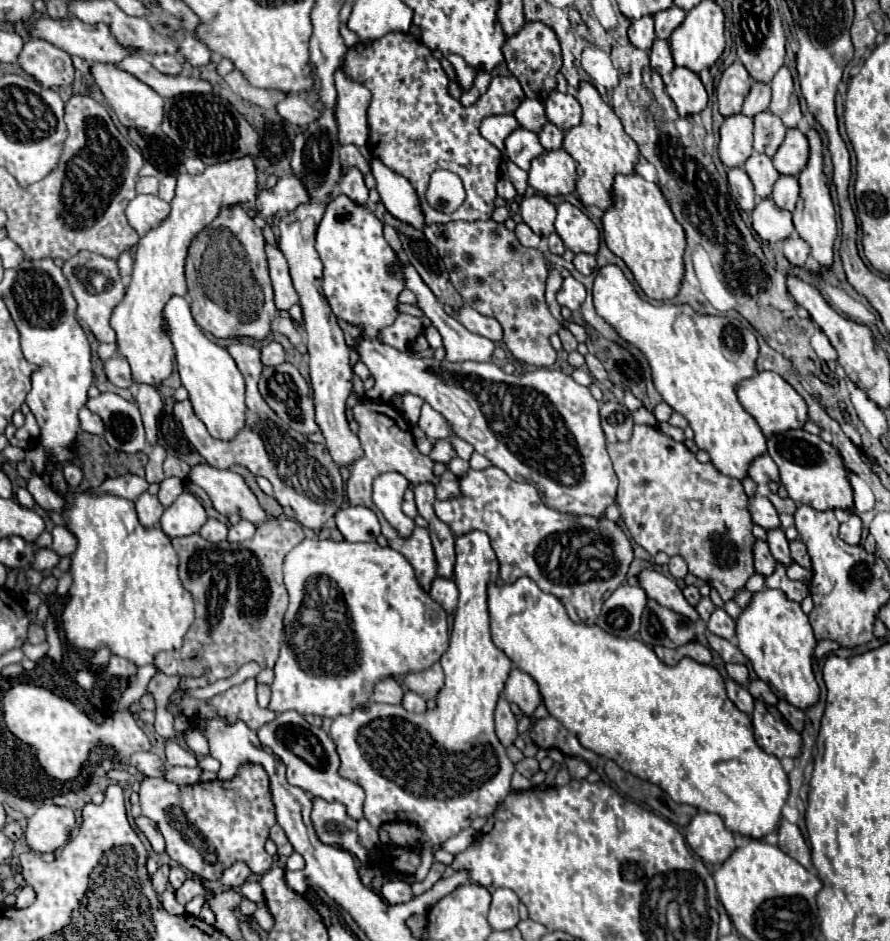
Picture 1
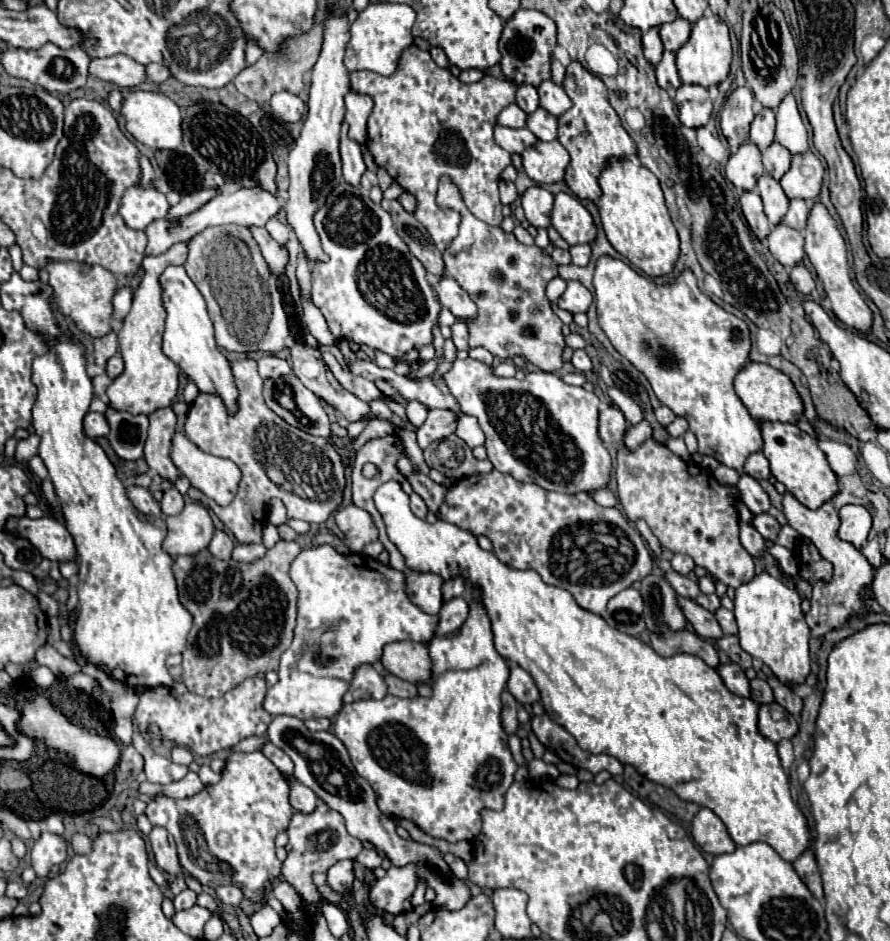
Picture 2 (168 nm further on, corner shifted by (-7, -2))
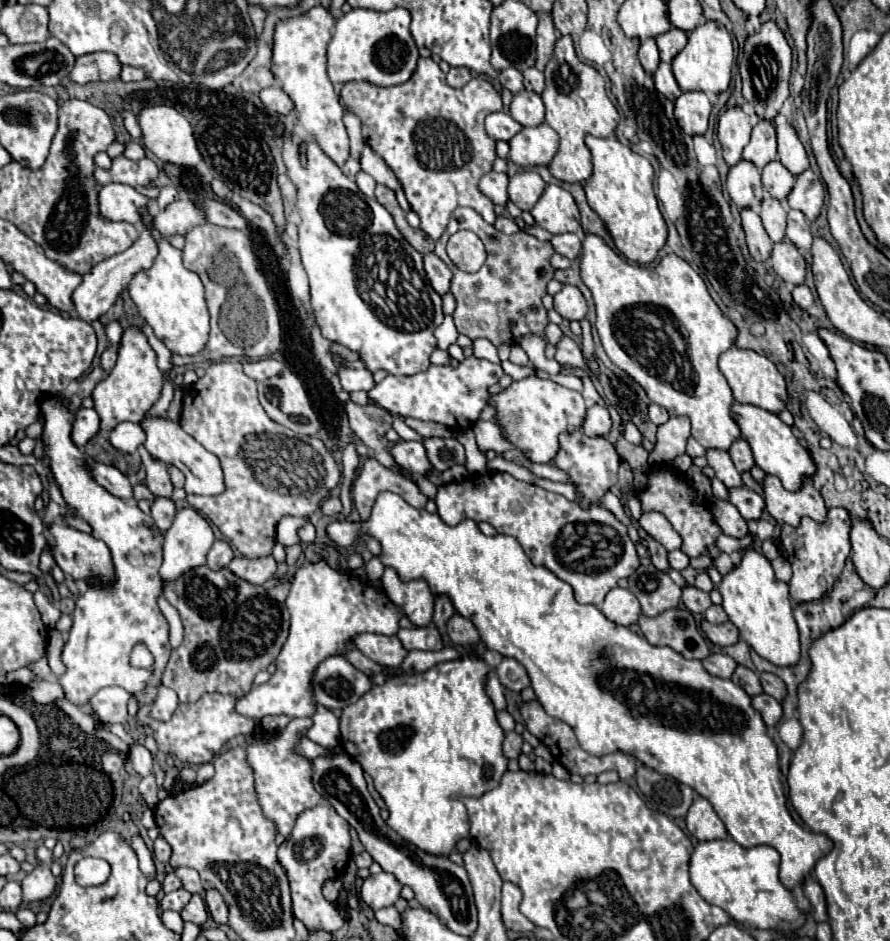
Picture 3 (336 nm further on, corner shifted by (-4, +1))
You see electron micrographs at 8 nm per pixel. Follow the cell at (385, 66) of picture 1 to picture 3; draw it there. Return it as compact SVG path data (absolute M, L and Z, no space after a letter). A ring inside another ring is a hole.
M419 58L417 72L405 82L389 88L381 88L377 84L369 84L365 80L357 82L351 80L341 90L343 104L351 106L353 112L363 122L363 138L365 142L387 162L387 166L393 170L393 174L399 178L405 196L411 204L411 208L421 218L421 230L427 232L433 240L439 240L445 232L451 214L457 206L469 206L477 210L485 222L495 222L495 210L493 202L479 190L479 180L485 176L485 172L493 170L493 162L497 158L495 154L495 140L491 140L485 132L485 118L493 112L499 112L503 108L499 90L483 80L483 78L471 78L463 88L451 88L445 80L445 74L441 72L439 64L433 58Z

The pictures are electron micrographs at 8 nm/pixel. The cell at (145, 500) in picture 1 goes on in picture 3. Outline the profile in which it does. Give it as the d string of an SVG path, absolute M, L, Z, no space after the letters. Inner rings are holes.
M89 460L91 464L91 472L95 476L95 480L113 496L119 496L123 500L133 500L133 486L129 482L129 478L117 470L115 466L105 466L105 464L97 464L93 460Z

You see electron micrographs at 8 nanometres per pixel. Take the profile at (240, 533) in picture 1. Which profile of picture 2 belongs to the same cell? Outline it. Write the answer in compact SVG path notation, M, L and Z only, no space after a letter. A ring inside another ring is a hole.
M238 543L234 547L232 559L234 561L240 561L240 563L256 563L256 561L260 561L266 555L266 551L268 549L264 545L258 545L258 543L252 543L252 547L248 547L244 543Z

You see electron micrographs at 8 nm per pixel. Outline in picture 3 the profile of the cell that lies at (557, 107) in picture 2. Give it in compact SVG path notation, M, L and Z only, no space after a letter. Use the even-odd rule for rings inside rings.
M529 68L523 72L523 78L525 78L525 88L535 92L535 94L541 94L545 90L545 76L543 72L539 72L537 68Z

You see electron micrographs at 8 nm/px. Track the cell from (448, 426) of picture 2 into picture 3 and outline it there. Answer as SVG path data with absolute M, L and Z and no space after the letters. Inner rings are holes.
M417 440L395 442L393 448L391 448L391 454L395 456L397 464L401 464L403 468L407 468L413 474L425 474L425 470L431 468L427 454L425 454L425 448Z

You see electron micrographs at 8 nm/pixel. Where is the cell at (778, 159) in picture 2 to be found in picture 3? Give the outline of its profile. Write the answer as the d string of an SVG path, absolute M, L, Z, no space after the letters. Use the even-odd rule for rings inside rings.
M779 160L765 164L765 168L761 170L761 176L763 176L765 190L785 204L787 194L791 192L793 184L795 184L795 176Z

